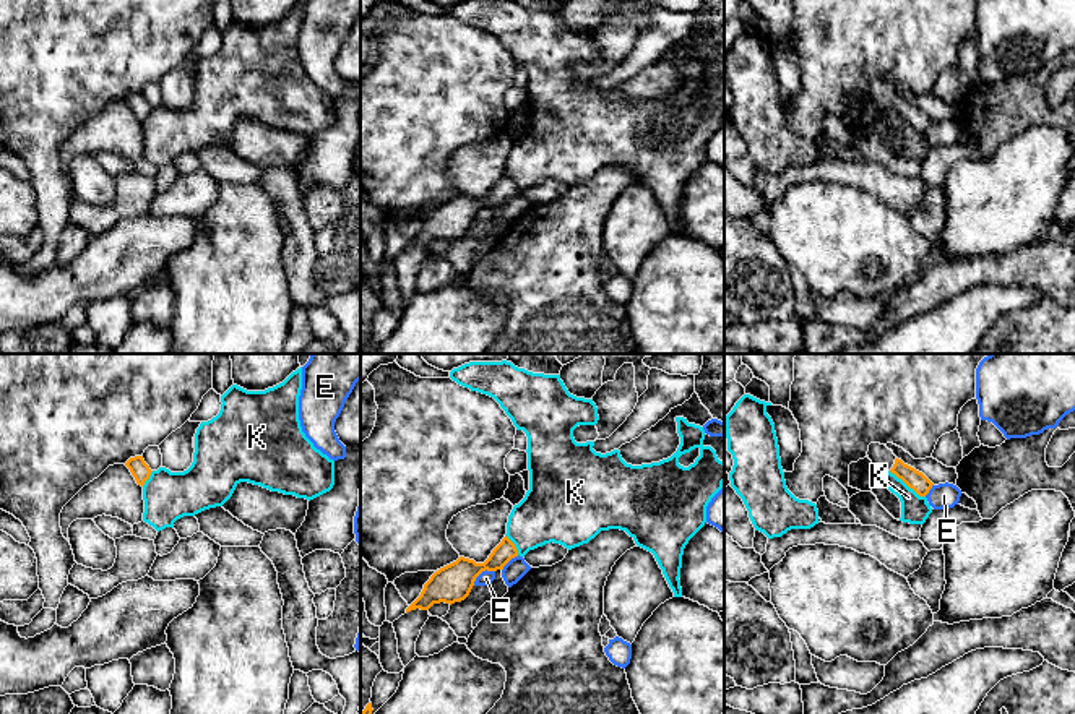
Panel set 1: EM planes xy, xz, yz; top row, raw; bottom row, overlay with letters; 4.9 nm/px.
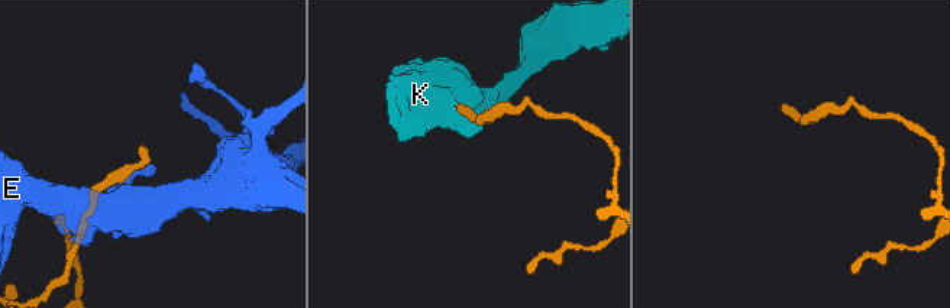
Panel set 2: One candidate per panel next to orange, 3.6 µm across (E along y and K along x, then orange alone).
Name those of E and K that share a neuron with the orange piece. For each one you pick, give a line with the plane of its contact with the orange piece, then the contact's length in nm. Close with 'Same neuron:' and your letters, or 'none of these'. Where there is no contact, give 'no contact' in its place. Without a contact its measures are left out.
Same neuron: none of these

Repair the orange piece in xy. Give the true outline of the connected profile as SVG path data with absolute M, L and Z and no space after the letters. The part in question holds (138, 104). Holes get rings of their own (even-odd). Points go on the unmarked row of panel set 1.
M143 92L130 94L125 102L130 105L132 112L135 114L138 122L145 122L145 118L151 112L149 102L145 99Z

